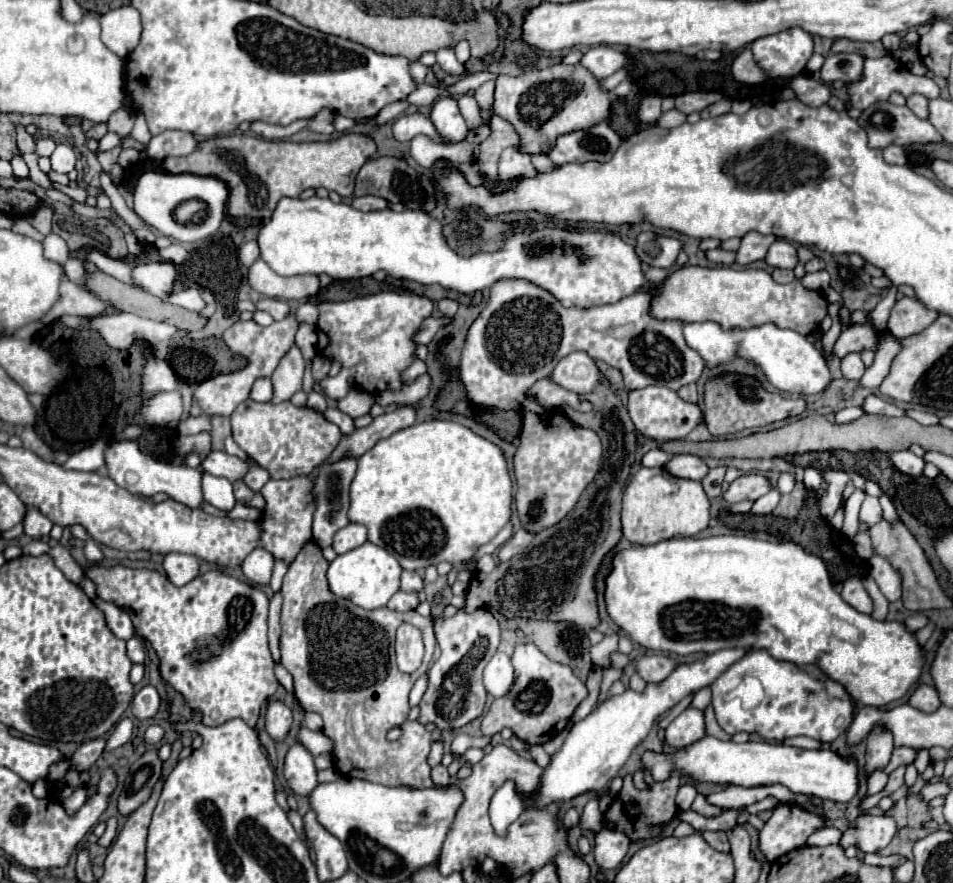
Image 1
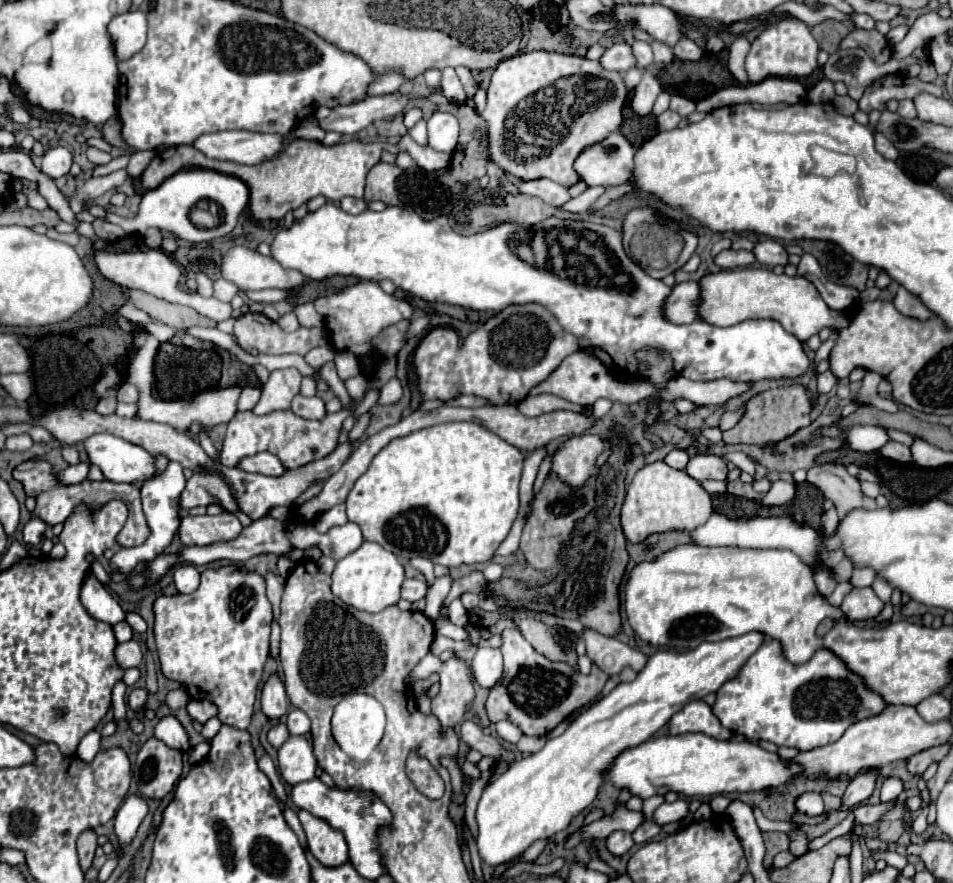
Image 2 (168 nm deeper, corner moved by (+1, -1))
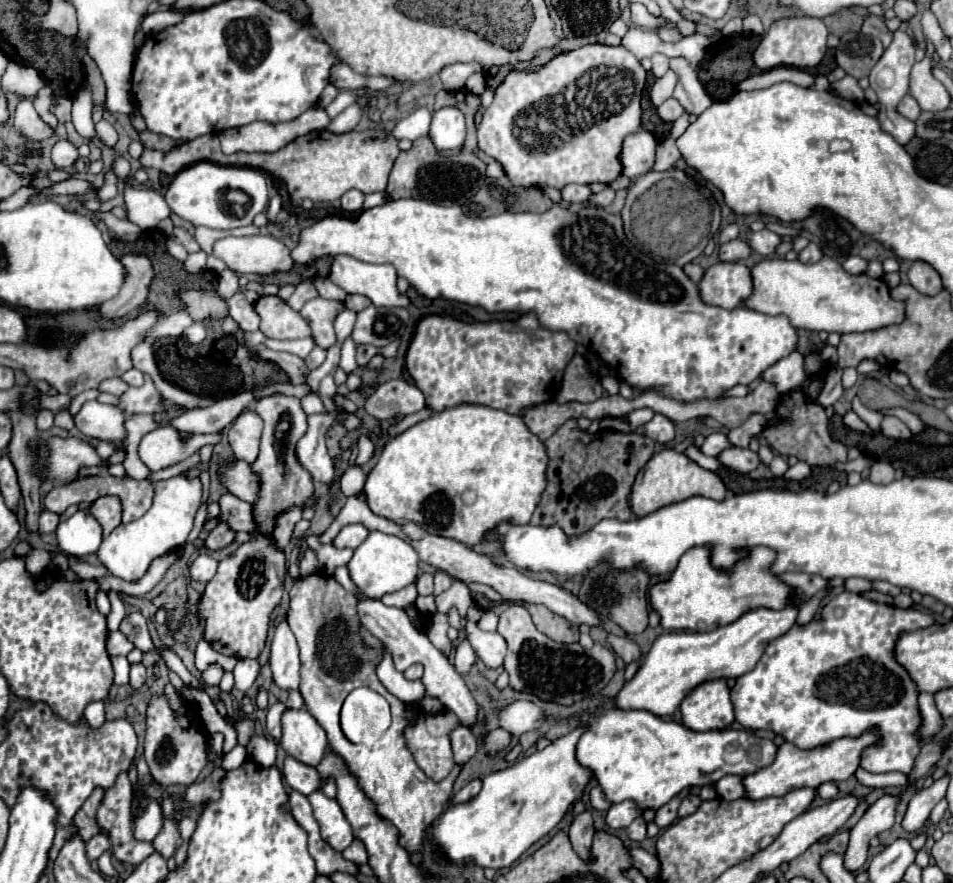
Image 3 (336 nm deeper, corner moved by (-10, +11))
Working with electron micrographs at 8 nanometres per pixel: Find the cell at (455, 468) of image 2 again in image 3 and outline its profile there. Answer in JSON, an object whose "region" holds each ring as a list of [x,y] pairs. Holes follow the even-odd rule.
{"region":[[[461,404],[433,414],[421,424],[401,432],[401,436],[391,438],[367,476],[365,496],[369,508],[379,516],[395,522],[419,522],[429,534],[477,546],[483,542],[485,532],[501,522],[527,524],[531,520],[533,510],[541,502],[541,492],[545,490],[547,464],[545,444],[519,416],[481,404]]]}

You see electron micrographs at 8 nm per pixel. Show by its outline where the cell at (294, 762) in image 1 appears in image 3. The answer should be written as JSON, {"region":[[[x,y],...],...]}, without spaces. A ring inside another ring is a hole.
{"region":[[[287,708],[283,712],[281,724],[283,736],[279,744],[283,746],[283,750],[303,764],[317,766],[327,748],[327,736],[319,722],[305,708]]]}

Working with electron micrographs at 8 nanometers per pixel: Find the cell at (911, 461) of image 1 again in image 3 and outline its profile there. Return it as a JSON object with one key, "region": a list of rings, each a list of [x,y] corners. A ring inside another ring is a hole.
{"region":[[[885,416],[883,422],[881,422],[881,432],[889,438],[901,438],[901,440],[907,440],[911,438],[911,430],[895,416]]]}

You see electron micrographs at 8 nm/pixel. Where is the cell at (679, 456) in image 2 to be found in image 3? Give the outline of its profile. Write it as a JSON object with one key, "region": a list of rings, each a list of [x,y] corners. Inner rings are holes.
{"region":[[[713,432],[713,434],[709,434],[709,436],[705,438],[705,444],[701,446],[701,452],[707,454],[707,456],[719,456],[723,450],[727,450],[727,448],[731,448],[731,446],[733,446],[733,444],[729,442],[727,434],[723,434],[723,432]]]}

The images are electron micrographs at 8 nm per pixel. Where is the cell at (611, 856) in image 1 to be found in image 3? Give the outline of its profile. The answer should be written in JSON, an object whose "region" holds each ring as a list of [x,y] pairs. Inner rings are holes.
{"region":[[[637,816],[631,822],[631,826],[627,828],[627,836],[629,840],[635,840],[635,842],[641,842],[647,836],[647,822],[643,820],[643,816]]]}

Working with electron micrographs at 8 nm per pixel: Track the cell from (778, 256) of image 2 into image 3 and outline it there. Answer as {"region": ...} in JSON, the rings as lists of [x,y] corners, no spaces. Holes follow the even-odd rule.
{"region":[[[749,228],[743,232],[747,244],[753,248],[753,252],[761,254],[761,256],[771,256],[775,252],[775,246],[781,242],[781,238],[771,232],[771,230],[761,230],[761,232],[751,232]]]}

